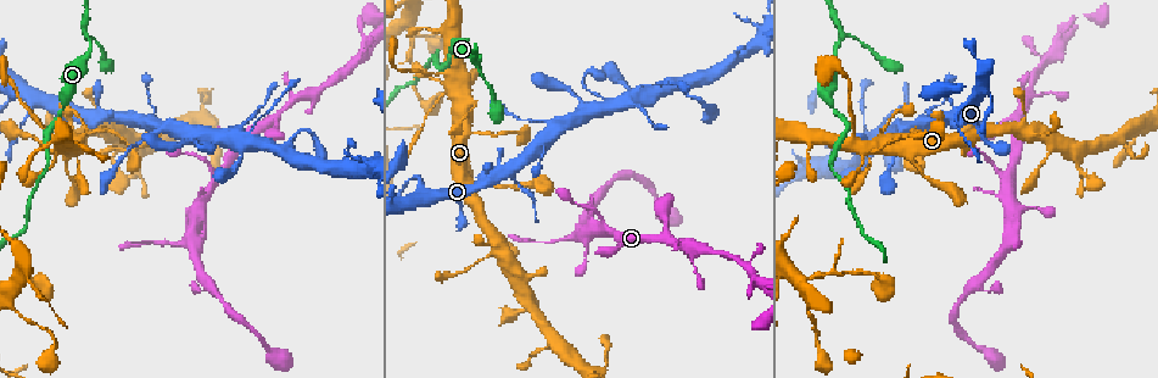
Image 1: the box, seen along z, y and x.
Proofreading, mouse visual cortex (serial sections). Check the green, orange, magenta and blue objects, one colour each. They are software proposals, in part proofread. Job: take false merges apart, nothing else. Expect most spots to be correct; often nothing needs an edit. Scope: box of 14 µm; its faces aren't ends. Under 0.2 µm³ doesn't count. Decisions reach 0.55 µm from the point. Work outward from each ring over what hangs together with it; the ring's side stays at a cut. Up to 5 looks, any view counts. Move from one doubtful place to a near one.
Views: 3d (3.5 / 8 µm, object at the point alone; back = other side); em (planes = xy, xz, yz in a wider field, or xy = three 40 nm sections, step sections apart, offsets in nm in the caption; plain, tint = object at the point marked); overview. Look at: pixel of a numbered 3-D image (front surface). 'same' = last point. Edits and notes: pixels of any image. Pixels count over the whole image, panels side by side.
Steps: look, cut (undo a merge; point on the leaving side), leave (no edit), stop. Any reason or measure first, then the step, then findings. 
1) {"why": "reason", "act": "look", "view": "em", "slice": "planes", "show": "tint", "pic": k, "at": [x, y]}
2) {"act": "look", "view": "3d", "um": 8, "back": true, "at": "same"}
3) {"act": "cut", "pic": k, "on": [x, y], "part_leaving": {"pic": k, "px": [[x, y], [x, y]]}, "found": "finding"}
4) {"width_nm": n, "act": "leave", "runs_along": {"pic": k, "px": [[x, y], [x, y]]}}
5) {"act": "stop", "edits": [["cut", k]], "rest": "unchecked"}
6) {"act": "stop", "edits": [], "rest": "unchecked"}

{"why": "small branch off a trunk", "act": "look", "view": "3d", "um": 3.5, "pic": 1, "at": [984, 93]}

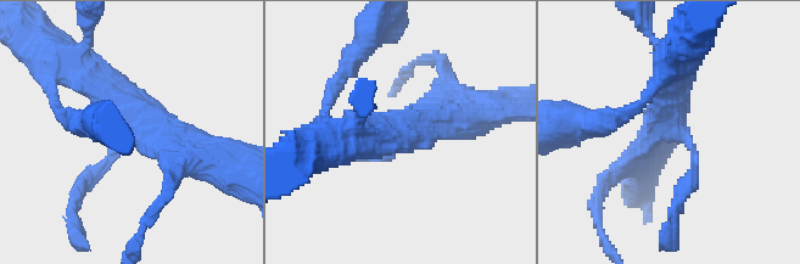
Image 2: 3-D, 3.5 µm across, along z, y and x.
{"arms": 3, "arm_widths_nm": [100, 400, 400], "act": "look", "view": "em", "slice": "xy", "step": 2, "show": "tint", "pic": 2, "at": [681, 131]}

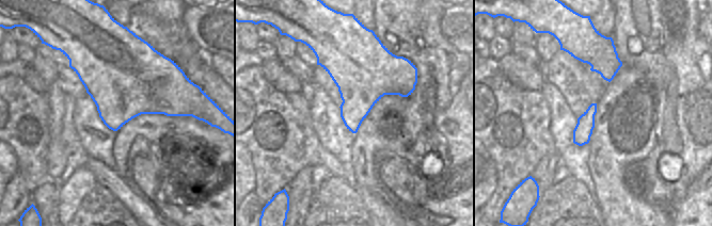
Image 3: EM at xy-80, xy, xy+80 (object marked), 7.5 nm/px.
{"act": "leave", "found": "continuous, no second cell"}

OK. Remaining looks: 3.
{"why": "branch point", "act": "look", "view": "3d", "um": 3.5, "back": true, "pic": 1, "at": [516, 274]}

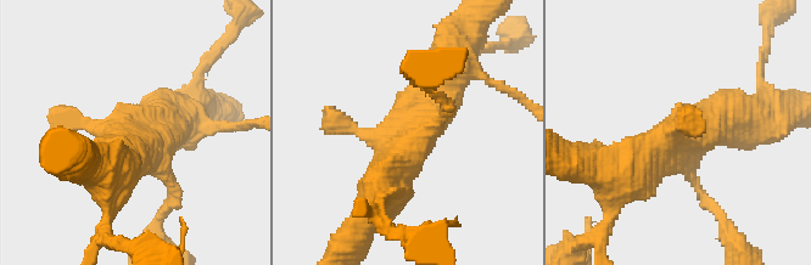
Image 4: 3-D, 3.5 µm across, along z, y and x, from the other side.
{"act": "look", "view": "em", "slice": "xy", "step": 1, "show": "tint", "pic": 4, "at": [140, 142]}

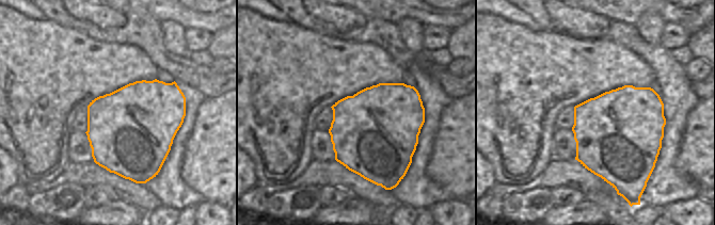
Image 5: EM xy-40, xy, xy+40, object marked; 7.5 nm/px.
{"act": "leave", "runs_along": {"pic": 4, "px": [[449, 71], [382, 195]]}, "found": "one cell here"}

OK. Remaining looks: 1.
{"act": "stop", "edits": [], "rest": "unchecked"}

